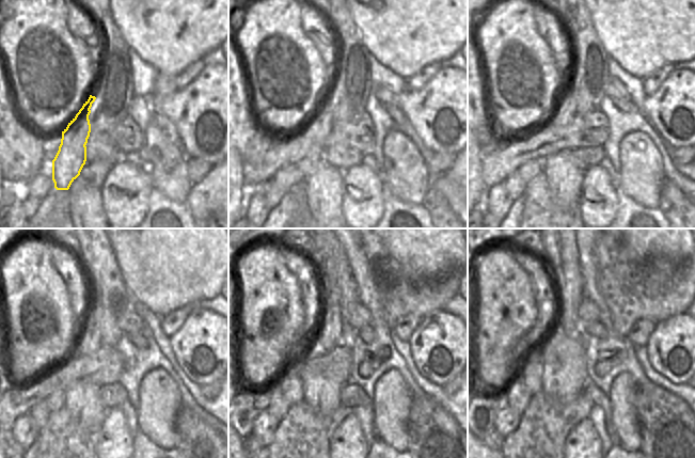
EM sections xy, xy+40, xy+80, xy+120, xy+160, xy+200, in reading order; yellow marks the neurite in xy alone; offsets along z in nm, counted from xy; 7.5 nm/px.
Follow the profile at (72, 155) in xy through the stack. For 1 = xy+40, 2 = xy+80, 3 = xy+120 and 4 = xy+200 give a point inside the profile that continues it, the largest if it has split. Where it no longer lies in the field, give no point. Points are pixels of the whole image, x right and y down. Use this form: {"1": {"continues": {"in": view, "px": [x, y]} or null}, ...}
{"1": {"continues": {"in": "xy+40", "px": [318, 127]}}, "2": {"continues": {"in": "xy+80", "px": [566, 107]}}, "3": {"continues": {"in": "xy+120", "px": [89, 338]}}, "4": {"continues": {"in": "xy+200", "px": [562, 252]}}}

